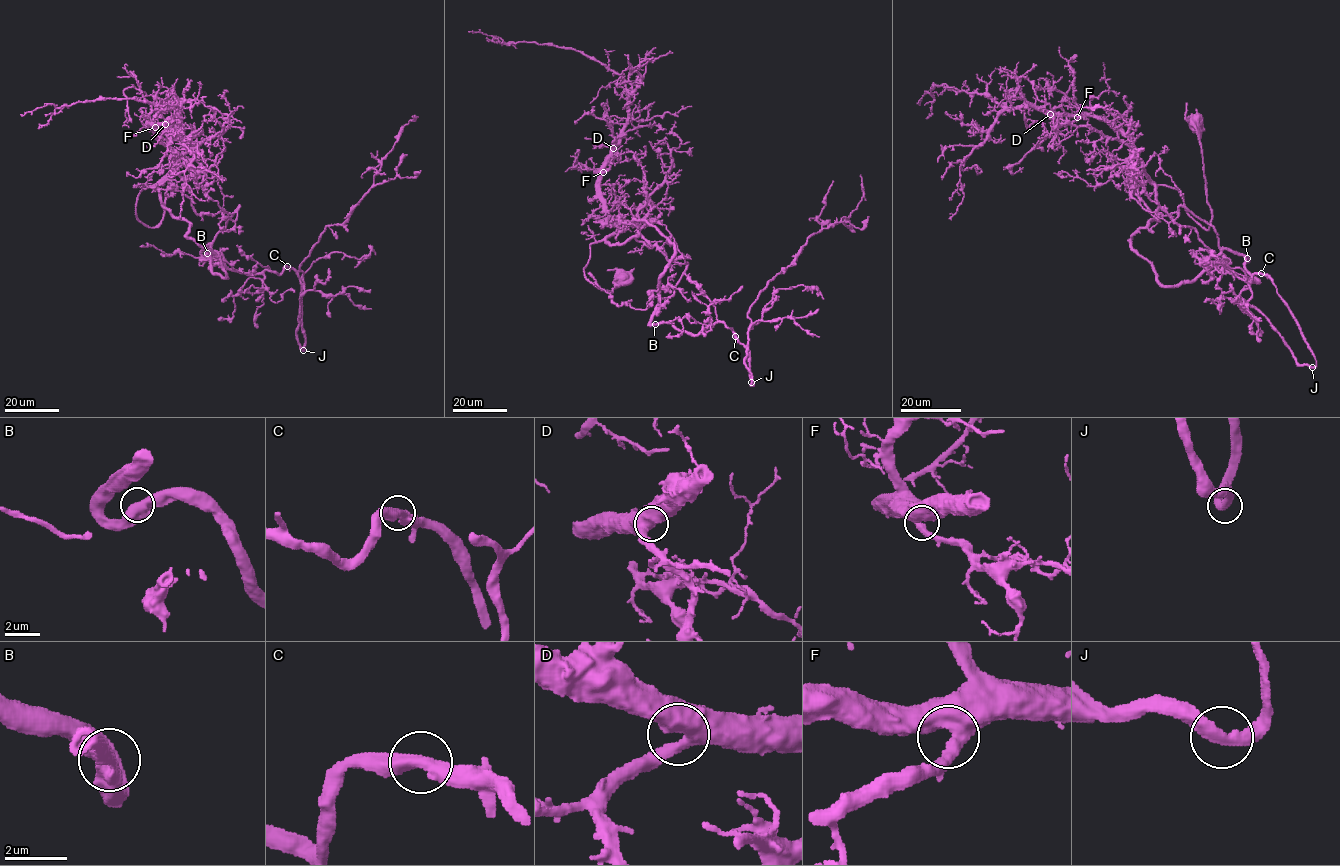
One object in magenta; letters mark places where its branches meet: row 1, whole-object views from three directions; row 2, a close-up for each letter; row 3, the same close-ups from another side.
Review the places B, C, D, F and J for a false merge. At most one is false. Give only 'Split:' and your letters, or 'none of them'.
Split: none of them

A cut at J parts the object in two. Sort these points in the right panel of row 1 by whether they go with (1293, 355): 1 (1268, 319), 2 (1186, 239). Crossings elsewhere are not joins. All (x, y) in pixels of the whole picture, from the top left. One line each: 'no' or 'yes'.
1: yes
2: yes

